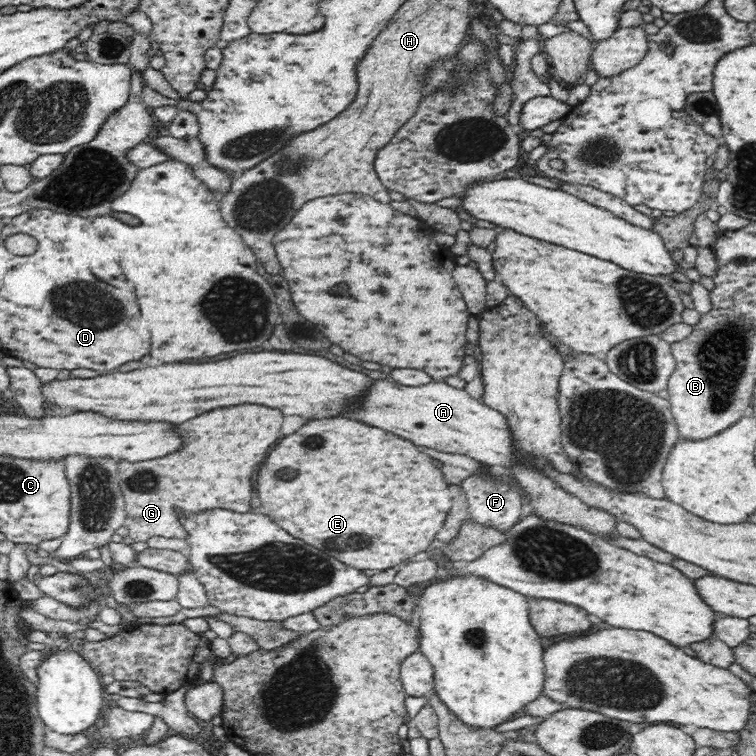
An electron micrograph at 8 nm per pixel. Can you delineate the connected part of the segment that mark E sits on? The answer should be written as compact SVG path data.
M340 416L310 420L271 450L256 478L260 510L294 538L325 549L328 555L351 568L360 571L399 568L418 552L427 550L450 512L454 491L434 460L412 442L380 428Z

